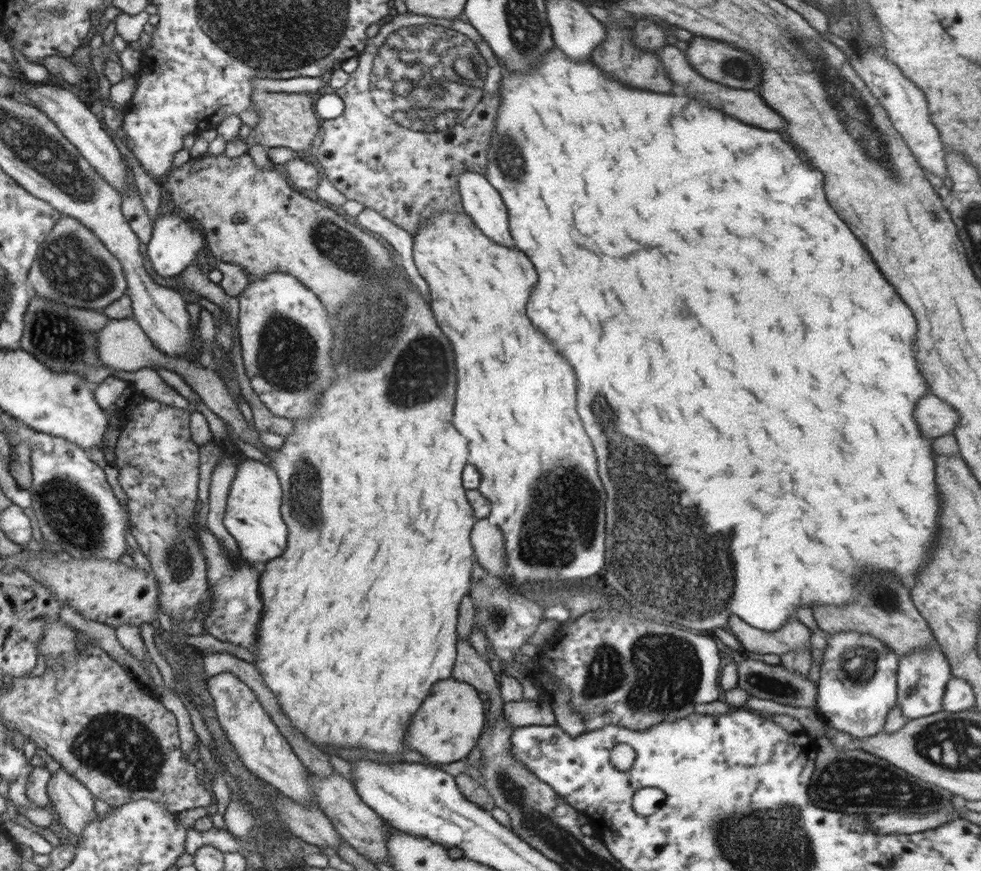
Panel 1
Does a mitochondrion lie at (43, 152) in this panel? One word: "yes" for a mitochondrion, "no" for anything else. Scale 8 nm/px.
yes

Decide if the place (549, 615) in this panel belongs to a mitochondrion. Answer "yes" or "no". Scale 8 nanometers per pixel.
no

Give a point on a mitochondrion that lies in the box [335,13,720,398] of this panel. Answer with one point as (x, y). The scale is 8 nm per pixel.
(423, 77)

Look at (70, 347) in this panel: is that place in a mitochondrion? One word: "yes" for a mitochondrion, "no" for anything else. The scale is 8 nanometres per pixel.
yes

